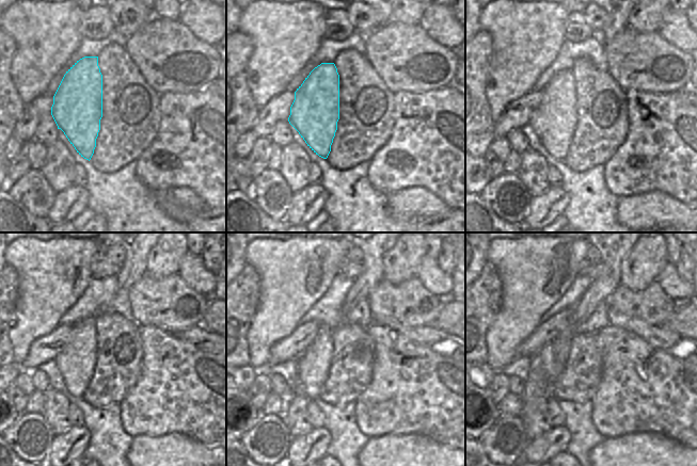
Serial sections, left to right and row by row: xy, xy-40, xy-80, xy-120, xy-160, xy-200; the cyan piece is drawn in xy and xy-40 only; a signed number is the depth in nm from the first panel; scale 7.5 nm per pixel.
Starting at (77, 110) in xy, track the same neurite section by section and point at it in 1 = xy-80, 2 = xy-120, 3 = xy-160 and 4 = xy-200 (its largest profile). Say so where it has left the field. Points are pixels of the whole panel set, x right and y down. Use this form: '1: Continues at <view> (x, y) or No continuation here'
1: Continues at xy-80 (554, 121)
2: Continues at xy-120 (76, 362)
3: Continues at xy-160 (314, 363)
4: Continues at xy-200 (557, 368)

